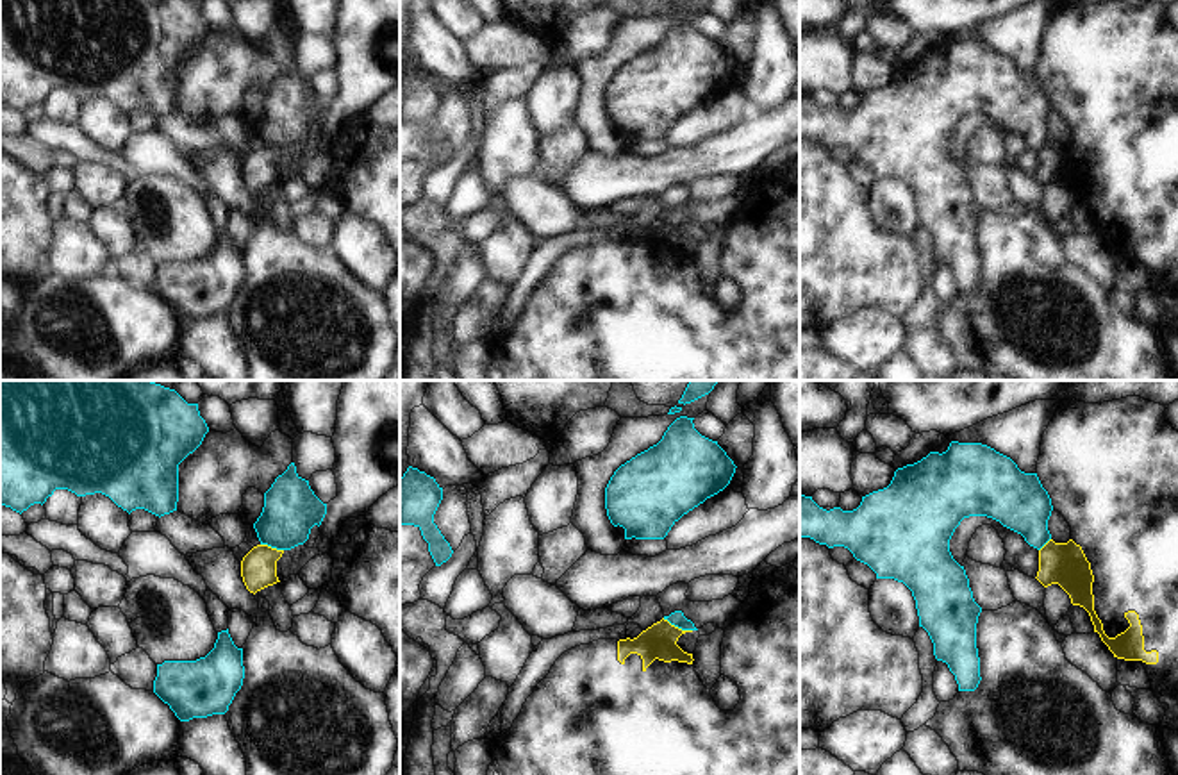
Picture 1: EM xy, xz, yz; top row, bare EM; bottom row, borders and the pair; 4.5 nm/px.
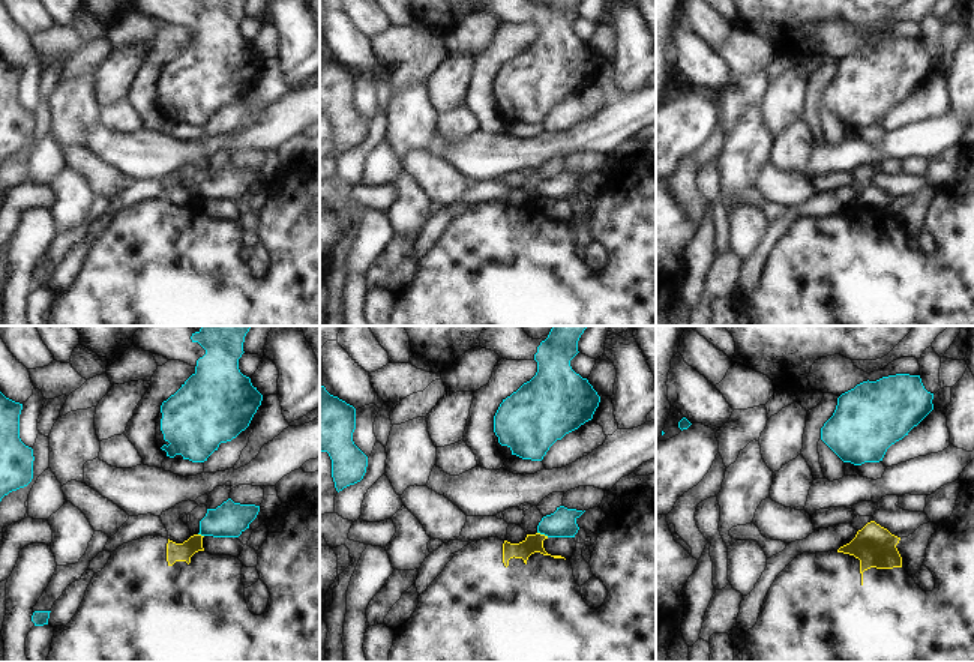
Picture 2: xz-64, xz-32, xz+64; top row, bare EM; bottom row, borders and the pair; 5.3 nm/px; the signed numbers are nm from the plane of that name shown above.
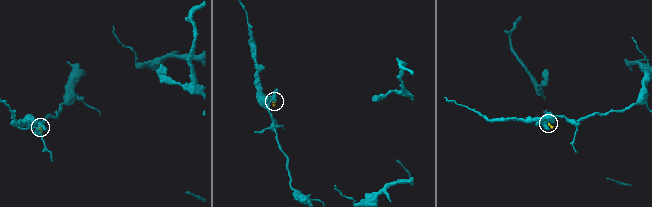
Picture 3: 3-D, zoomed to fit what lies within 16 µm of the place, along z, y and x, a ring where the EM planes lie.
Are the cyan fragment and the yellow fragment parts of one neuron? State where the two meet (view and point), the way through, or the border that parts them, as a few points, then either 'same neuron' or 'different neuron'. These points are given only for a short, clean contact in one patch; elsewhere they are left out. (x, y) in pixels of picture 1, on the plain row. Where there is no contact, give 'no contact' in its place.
meets cyan in xz at (677, 225); border along xz (663, 218), (691, 231); different neuron

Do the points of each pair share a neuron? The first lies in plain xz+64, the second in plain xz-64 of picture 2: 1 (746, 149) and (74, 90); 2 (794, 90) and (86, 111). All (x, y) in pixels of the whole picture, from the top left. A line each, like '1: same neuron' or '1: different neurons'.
1: same neuron
2: different neurons

